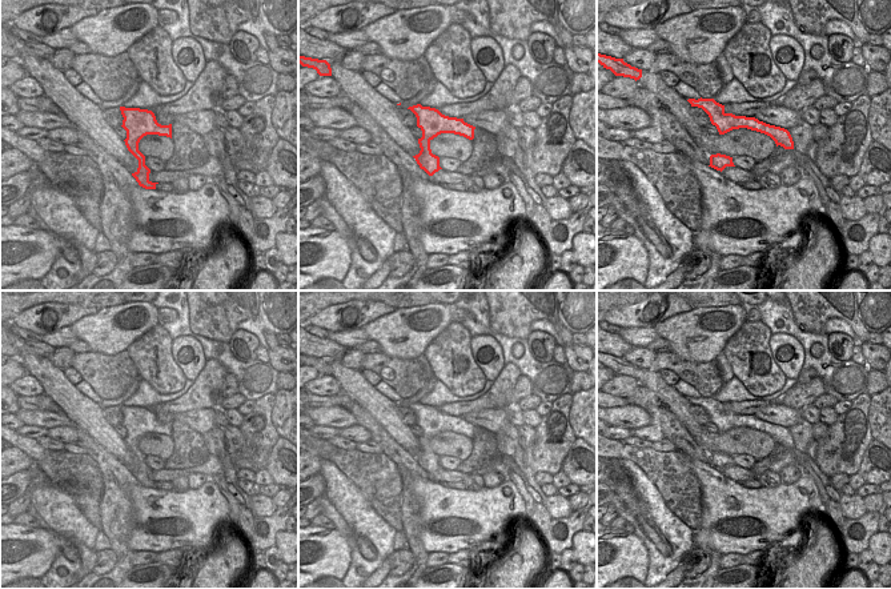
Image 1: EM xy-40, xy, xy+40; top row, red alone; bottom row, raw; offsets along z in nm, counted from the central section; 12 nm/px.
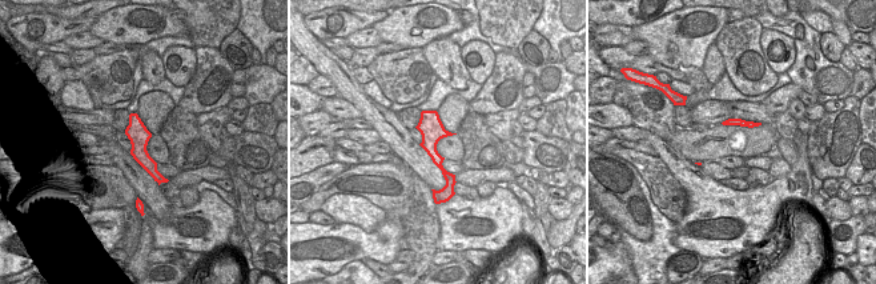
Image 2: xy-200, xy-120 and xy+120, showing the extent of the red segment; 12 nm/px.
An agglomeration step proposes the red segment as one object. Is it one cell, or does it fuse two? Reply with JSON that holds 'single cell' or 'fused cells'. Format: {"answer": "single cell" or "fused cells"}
{"answer": "fused cells"}

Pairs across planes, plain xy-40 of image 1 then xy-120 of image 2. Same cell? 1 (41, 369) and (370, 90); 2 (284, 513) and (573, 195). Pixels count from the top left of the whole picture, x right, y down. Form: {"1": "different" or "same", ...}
{"1": "different", "2": "different"}

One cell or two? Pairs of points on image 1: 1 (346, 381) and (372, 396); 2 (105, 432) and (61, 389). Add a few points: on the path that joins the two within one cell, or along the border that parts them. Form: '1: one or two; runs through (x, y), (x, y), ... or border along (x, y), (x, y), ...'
1: one; runs through (353, 383), (365, 395)
2: one; runs through (95, 423), (72, 400)

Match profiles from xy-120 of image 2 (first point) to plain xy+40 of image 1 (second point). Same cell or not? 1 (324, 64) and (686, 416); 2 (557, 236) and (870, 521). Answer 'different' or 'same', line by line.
1: same
2: same

